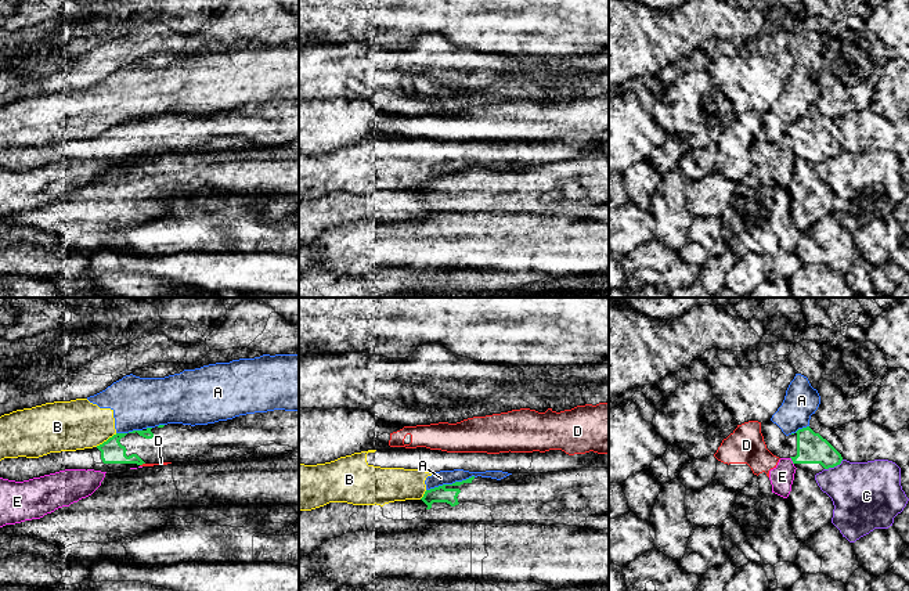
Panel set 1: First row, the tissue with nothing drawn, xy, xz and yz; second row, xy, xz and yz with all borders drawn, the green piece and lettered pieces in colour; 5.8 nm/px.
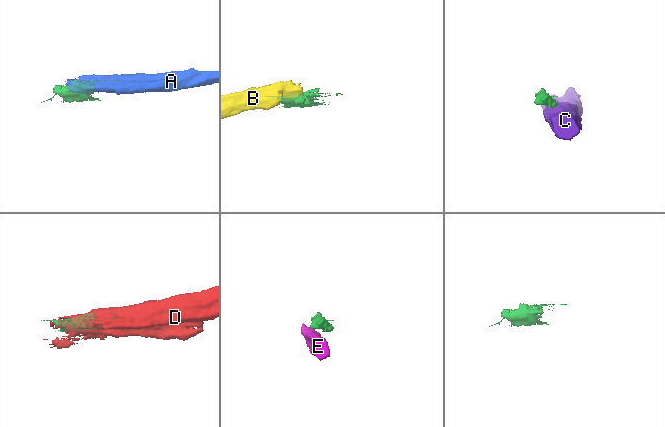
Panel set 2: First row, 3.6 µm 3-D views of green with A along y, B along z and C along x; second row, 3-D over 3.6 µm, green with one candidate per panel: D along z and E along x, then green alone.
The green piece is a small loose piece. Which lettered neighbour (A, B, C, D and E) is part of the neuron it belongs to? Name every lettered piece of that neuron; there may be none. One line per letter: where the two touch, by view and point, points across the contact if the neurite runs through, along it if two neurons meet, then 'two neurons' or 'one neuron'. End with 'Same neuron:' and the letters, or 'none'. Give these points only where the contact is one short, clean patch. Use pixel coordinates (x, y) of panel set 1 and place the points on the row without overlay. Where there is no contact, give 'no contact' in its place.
A: meets green in xz at (450, 175); border along xz (475, 166), (443, 173), (426, 180); two neurons
B: meets green in xy at (107, 130); border along xy (116, 123), (96, 136); two neurons
C: meets green in yz at (833, 157); two neurons
D: meets green in xy at (141, 154); border along xy (144, 152), (140, 155); two neurons
E: meets green in yz at (792, 150); border along yz (790, 147), (793, 154); two neurons
Same neuron: none

